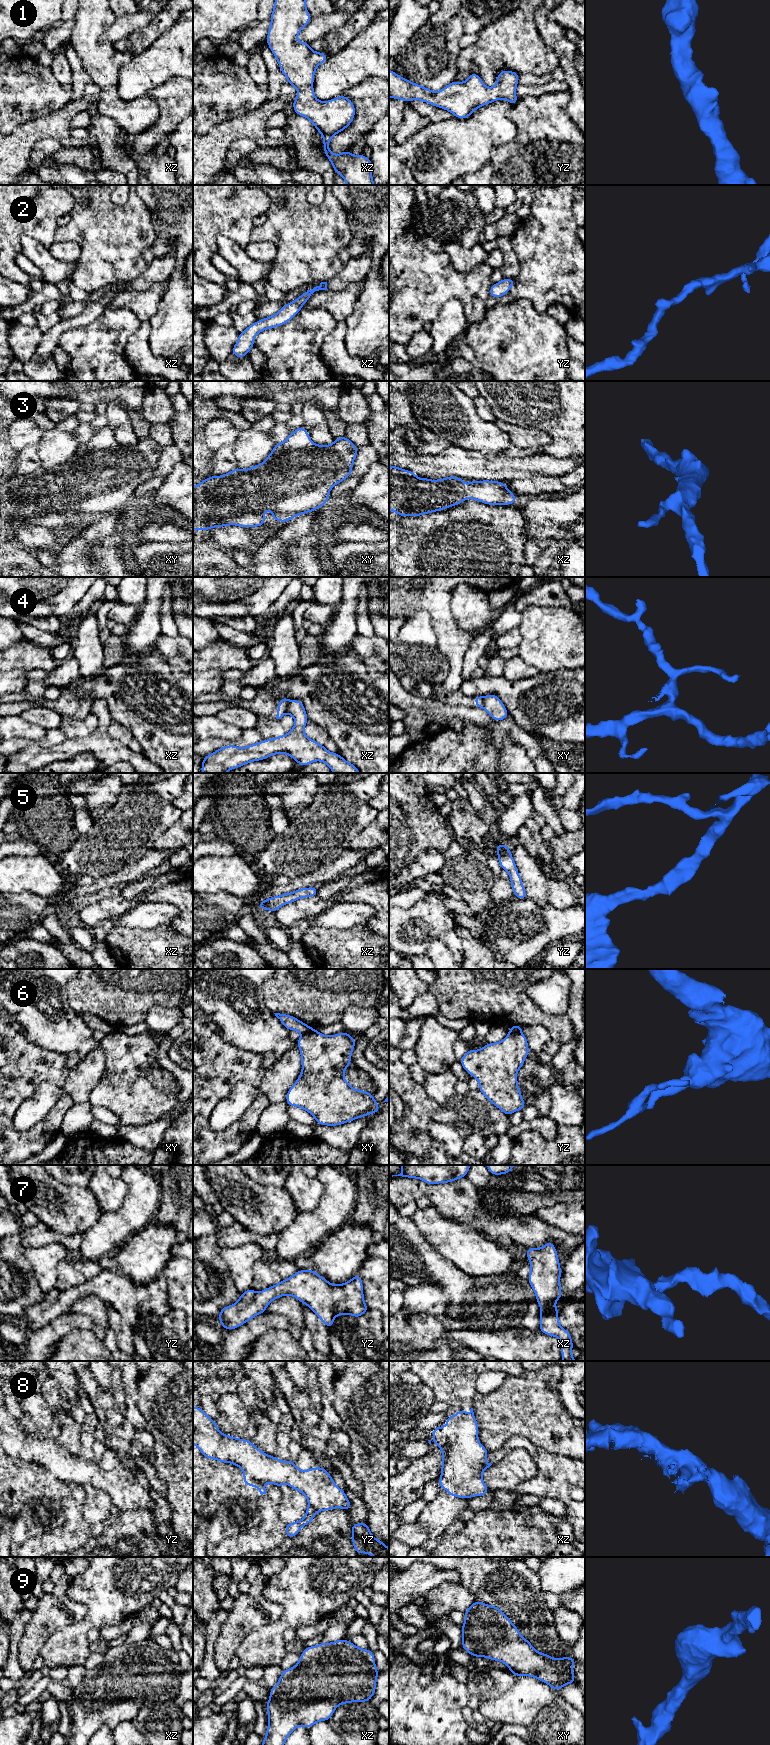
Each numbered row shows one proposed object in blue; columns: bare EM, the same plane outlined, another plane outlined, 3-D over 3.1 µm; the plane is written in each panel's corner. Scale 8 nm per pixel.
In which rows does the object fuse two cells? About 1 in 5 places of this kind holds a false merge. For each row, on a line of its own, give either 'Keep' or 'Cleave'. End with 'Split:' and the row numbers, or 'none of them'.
1: Keep
2: Keep
3: Keep
4: Cleave
5: Keep
6: Cleave
7: Keep
8: Keep
9: Keep
Split: 4, 6

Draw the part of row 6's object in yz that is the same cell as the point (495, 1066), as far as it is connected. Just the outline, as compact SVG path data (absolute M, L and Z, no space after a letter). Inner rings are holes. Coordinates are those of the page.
M509 1031L500 1042L487 1043L479 1050L468 1050L460 1063L466 1072L478 1080L479 1091L509 1117L526 1106L518 1086L517 1072L529 1053L526 1036L522 1032Z

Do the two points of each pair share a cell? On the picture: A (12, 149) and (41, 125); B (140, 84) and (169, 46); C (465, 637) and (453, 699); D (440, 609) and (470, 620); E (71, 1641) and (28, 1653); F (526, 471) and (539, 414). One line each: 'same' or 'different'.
A: same
B: same
C: different
D: different
E: different
F: different

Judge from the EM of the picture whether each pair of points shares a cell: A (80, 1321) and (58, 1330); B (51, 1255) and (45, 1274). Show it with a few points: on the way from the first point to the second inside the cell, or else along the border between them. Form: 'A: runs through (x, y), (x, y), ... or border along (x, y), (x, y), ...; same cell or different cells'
A: runs through (75, 1321), (70, 1321), (63, 1325); same cell
B: runs through (46, 1260), (45, 1269); same cell

